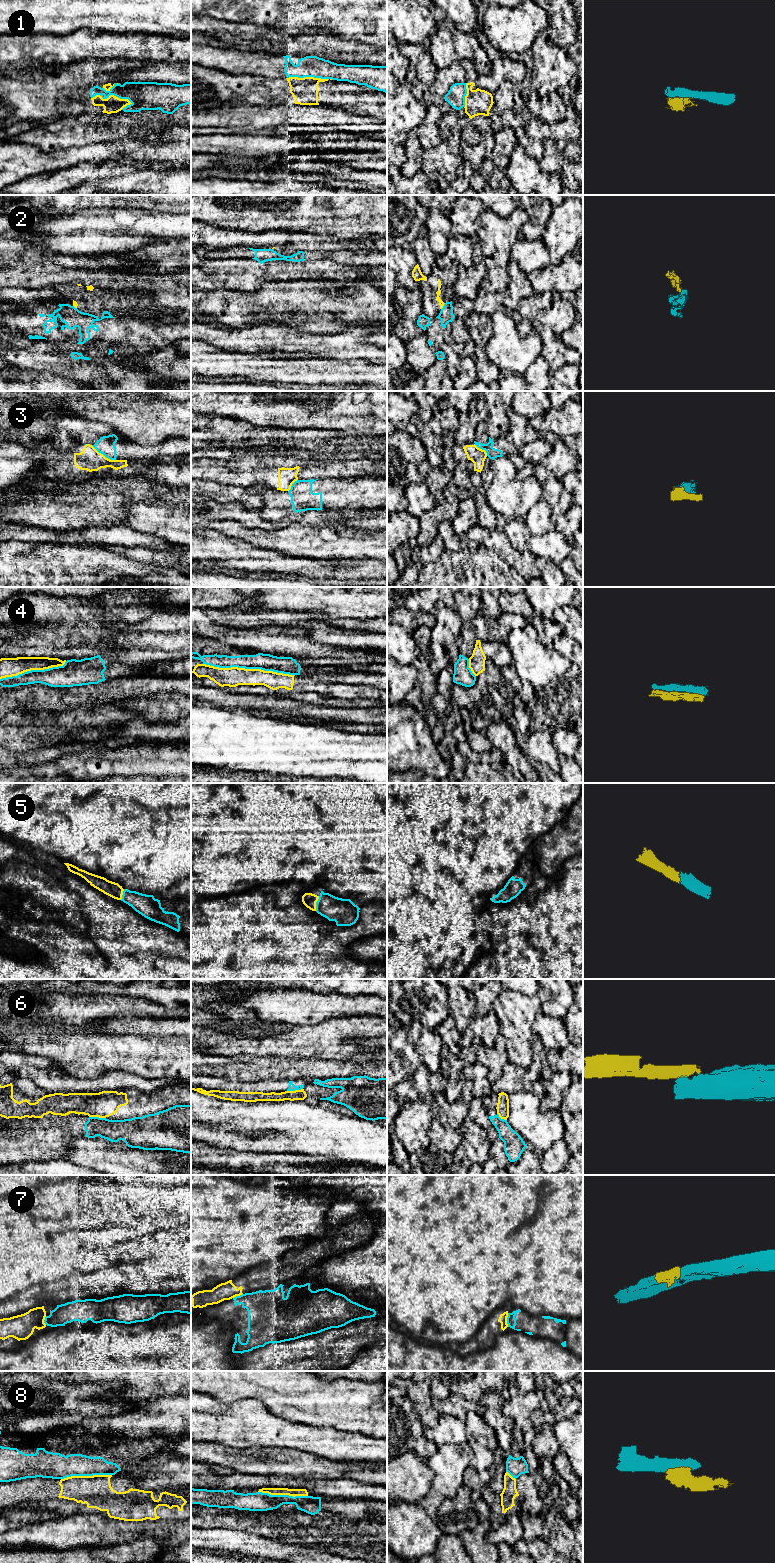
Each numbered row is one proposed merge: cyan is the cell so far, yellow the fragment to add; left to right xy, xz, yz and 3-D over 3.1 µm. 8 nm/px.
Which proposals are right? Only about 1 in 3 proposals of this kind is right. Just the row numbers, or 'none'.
5

